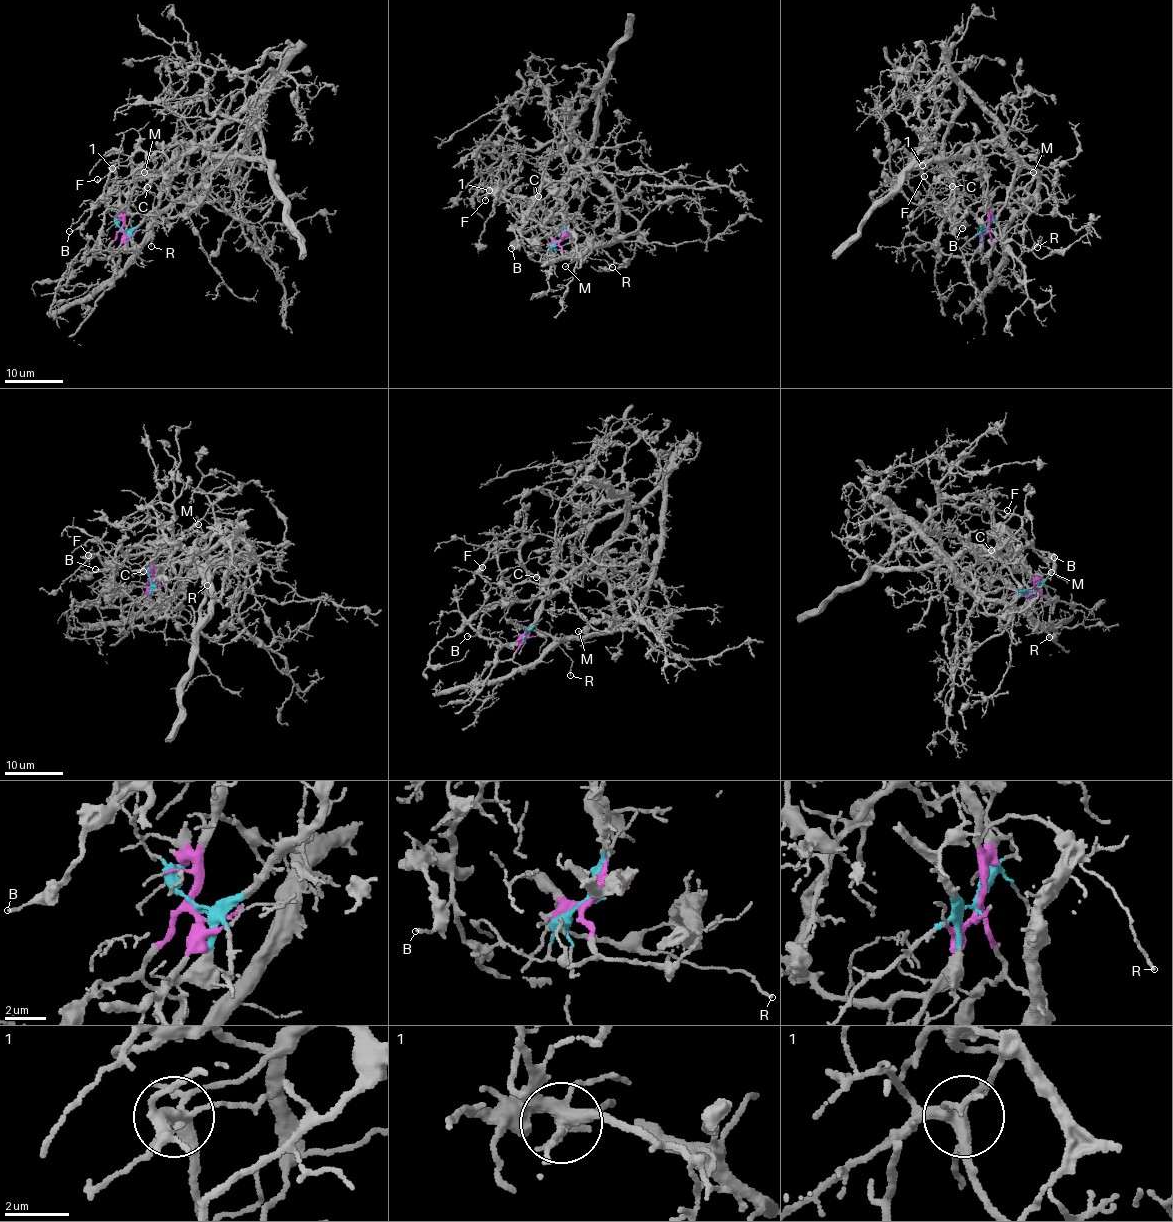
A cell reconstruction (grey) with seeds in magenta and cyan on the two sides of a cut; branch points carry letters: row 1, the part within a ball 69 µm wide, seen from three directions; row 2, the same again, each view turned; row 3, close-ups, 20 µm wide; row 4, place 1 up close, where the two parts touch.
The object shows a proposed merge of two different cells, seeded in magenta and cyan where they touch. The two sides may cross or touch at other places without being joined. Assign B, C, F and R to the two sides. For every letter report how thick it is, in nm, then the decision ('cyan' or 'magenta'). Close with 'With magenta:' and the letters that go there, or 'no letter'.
B: 160 nm thick; magenta
C: 120 nm thick; cyan
F: 160 nm thick; magenta
R: 140 nm thick; magenta
With magenta: B, F, R

